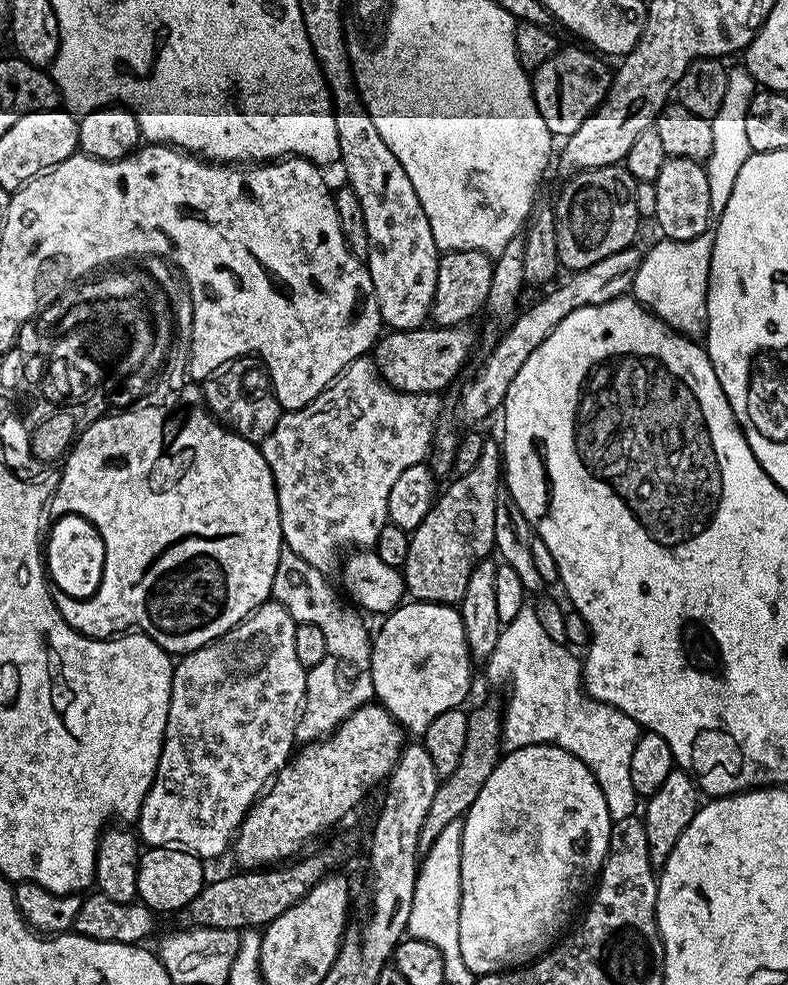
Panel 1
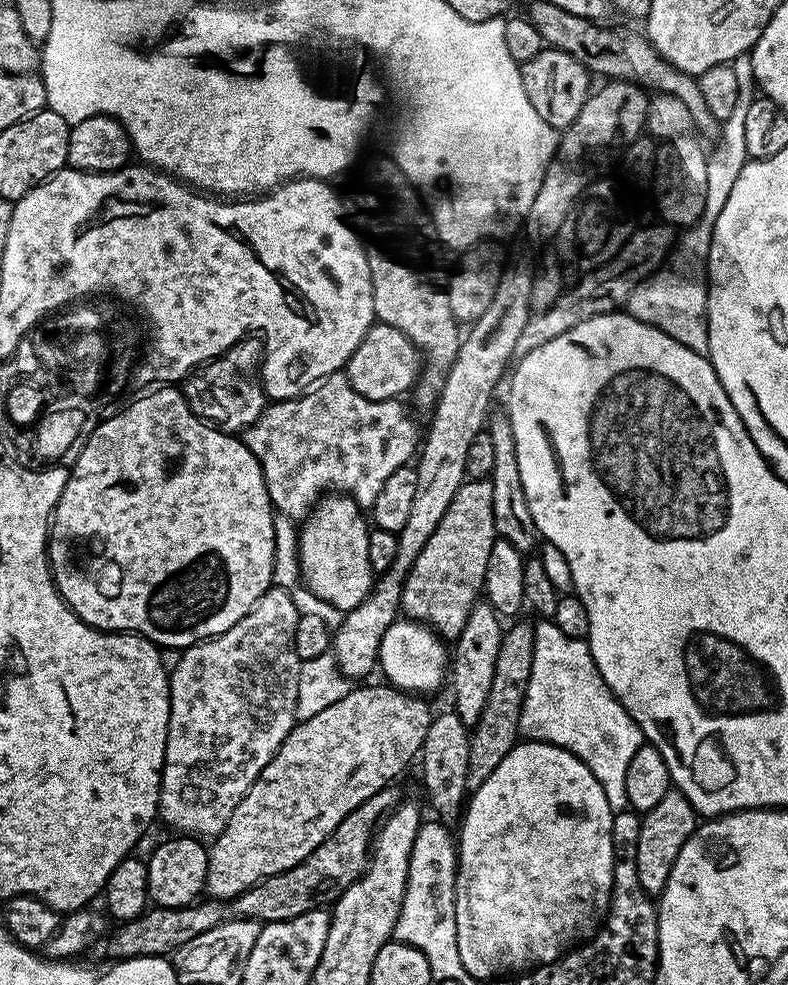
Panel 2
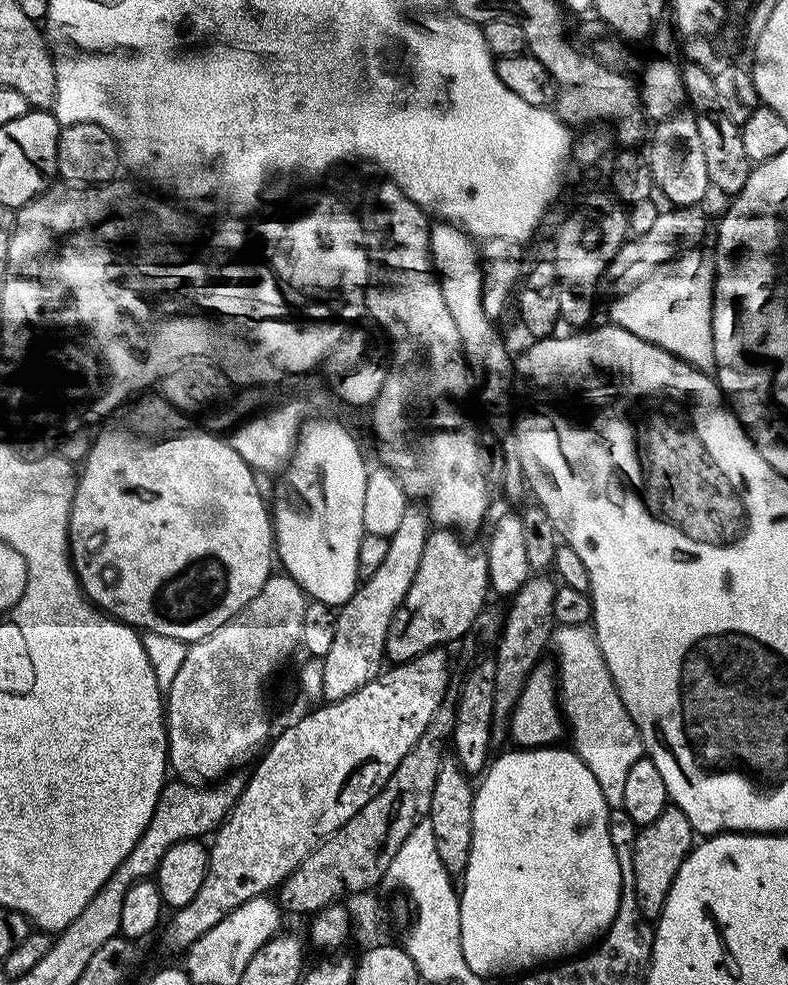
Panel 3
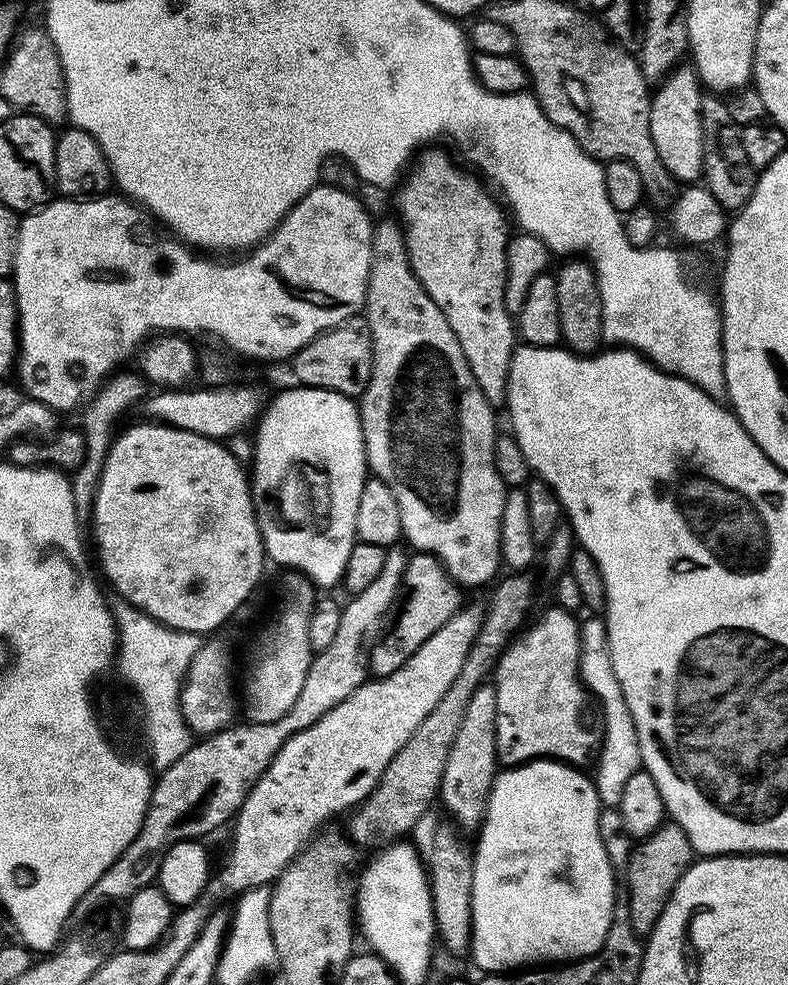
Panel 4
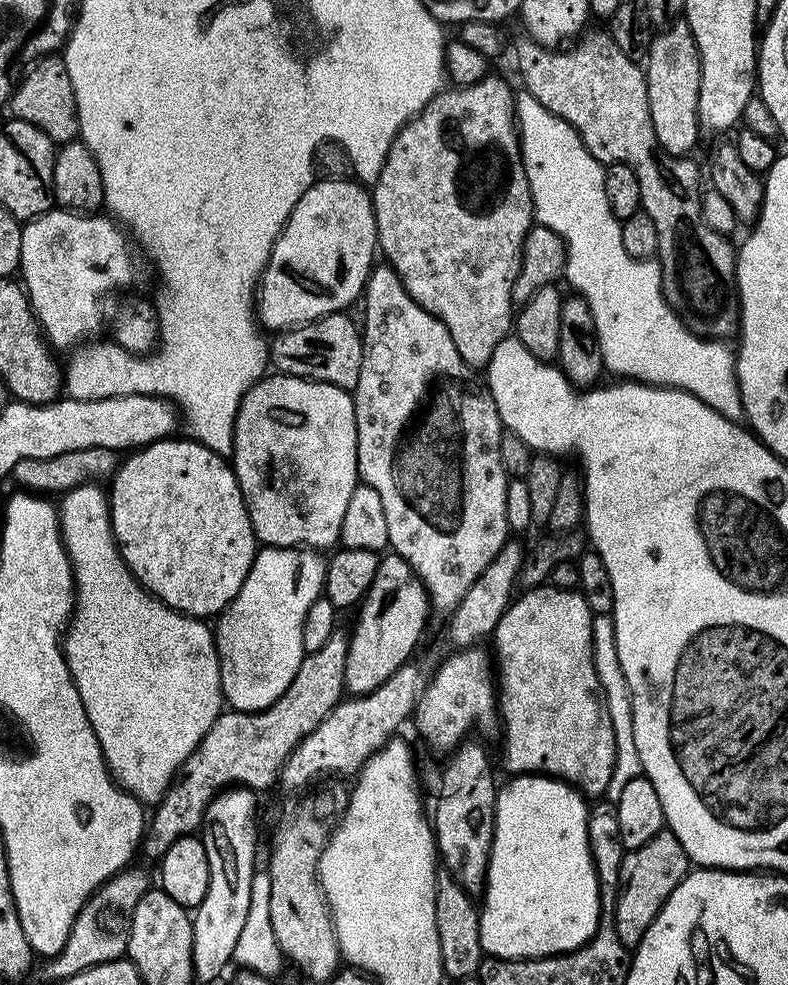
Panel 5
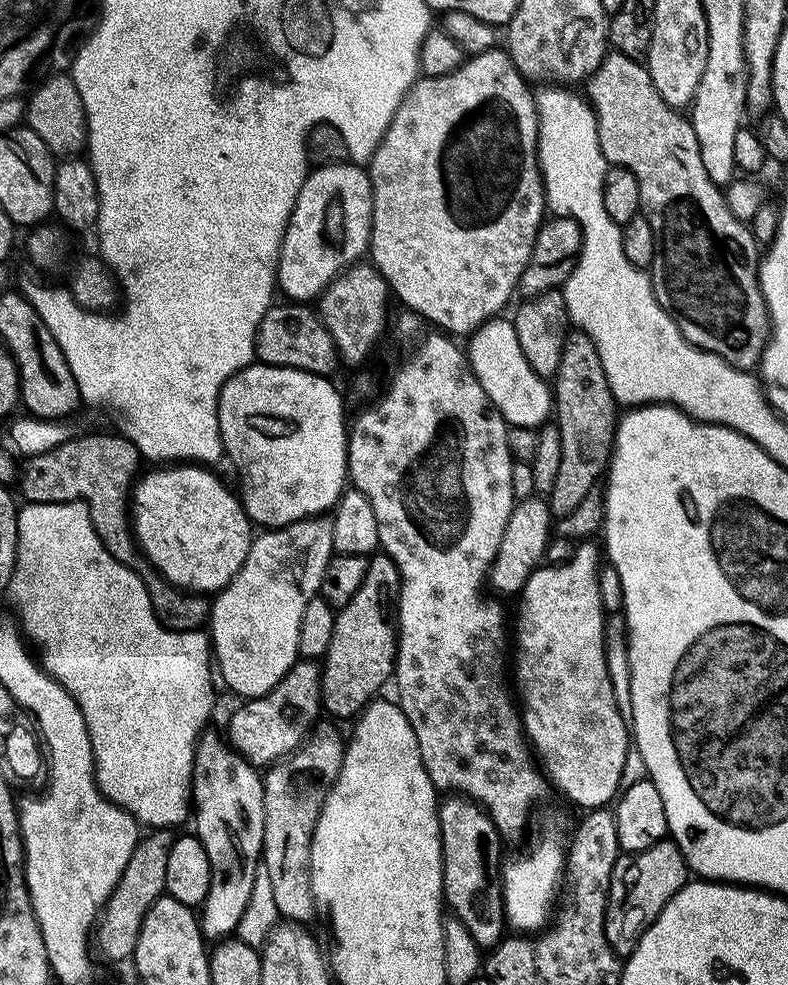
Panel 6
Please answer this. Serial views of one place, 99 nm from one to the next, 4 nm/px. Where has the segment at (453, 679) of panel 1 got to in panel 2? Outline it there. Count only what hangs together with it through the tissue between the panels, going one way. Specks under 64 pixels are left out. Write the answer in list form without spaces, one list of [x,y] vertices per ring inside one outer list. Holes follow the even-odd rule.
[[[398,618],[386,630],[380,647],[379,671],[384,671],[383,679],[391,687],[398,688],[402,692],[413,694],[428,694],[440,683],[445,683],[446,669],[450,664],[450,652],[445,641],[437,636],[427,624],[421,624],[415,620]]]

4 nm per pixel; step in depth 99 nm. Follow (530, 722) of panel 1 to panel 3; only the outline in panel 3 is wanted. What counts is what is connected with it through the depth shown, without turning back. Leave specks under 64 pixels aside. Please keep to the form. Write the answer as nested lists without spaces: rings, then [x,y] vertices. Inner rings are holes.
[[[583,624],[582,626],[559,626],[552,633],[552,644],[554,645],[554,652],[556,648],[556,660],[554,659],[554,668],[558,673],[558,699],[560,707],[562,709],[562,715],[566,721],[567,727],[570,729],[570,736],[572,732],[572,744],[577,757],[582,763],[590,770],[590,774],[594,778],[594,782],[598,782],[598,790],[600,791],[601,800],[605,800],[608,803],[609,809],[623,808],[624,803],[622,798],[624,796],[626,787],[626,777],[629,776],[630,770],[634,767],[634,762],[638,762],[645,755],[644,743],[640,737],[640,731],[636,729],[636,723],[630,718],[630,714],[626,710],[626,706],[622,702],[622,698],[618,694],[616,684],[612,680],[610,670],[606,666],[606,658],[602,658],[602,650],[598,646],[596,641],[596,629],[595,627]]]

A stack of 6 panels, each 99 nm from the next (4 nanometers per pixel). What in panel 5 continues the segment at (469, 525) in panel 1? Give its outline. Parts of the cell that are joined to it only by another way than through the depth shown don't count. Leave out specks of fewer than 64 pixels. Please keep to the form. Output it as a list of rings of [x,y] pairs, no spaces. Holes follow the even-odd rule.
[[[381,555],[378,572],[374,574],[374,582],[370,582],[370,590],[360,601],[358,611],[355,613],[356,625],[350,628],[344,675],[344,690],[349,697],[365,696],[378,690],[378,686],[382,686],[382,682],[386,682],[390,674],[394,674],[413,659],[412,651],[419,646],[420,639],[424,636],[424,627],[428,624],[428,612],[430,613],[428,591],[416,576],[416,571],[398,555]]]

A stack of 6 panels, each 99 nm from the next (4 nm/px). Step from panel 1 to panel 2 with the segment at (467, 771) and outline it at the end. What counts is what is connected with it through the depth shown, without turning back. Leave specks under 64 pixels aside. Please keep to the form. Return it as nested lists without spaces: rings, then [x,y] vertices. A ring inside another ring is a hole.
[[[509,623],[504,629],[502,646],[498,649],[498,662],[494,665],[494,678],[490,685],[490,694],[486,698],[486,706],[482,709],[482,718],[478,718],[478,722],[470,730],[468,738],[470,770],[466,774],[466,782],[468,788],[472,790],[480,788],[482,782],[486,782],[486,778],[490,778],[490,774],[494,774],[494,770],[498,770],[498,762],[502,762],[502,758],[506,758],[506,754],[510,754],[510,750],[516,747],[521,739],[520,715],[526,698],[526,686],[530,686],[530,666],[534,666],[534,634],[536,630],[531,623],[529,625],[511,624]]]

